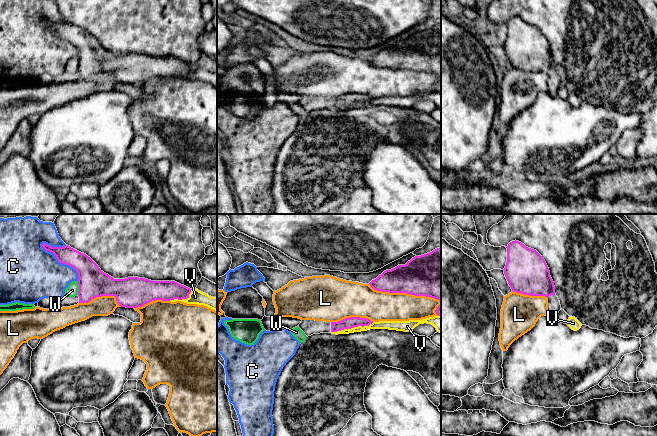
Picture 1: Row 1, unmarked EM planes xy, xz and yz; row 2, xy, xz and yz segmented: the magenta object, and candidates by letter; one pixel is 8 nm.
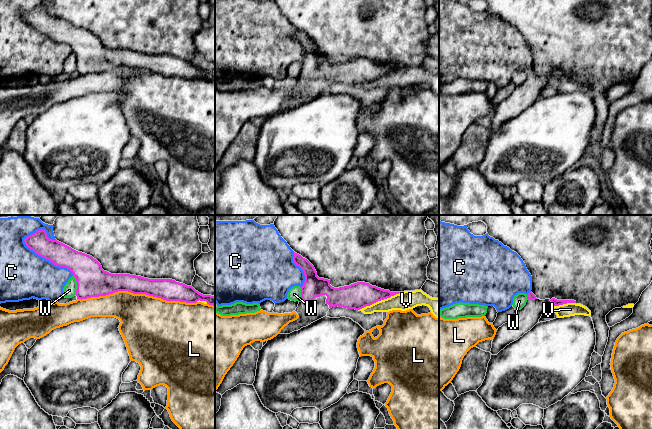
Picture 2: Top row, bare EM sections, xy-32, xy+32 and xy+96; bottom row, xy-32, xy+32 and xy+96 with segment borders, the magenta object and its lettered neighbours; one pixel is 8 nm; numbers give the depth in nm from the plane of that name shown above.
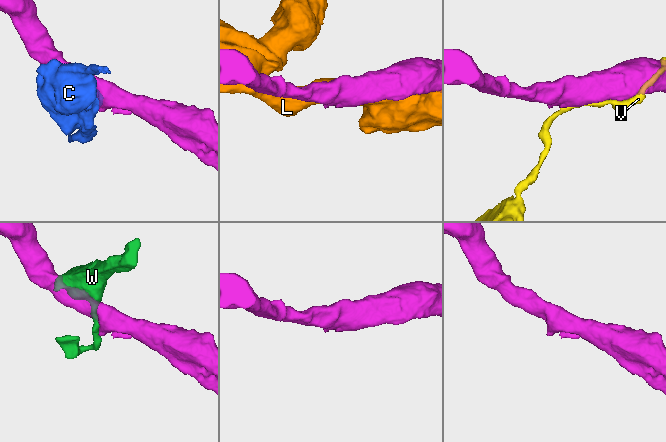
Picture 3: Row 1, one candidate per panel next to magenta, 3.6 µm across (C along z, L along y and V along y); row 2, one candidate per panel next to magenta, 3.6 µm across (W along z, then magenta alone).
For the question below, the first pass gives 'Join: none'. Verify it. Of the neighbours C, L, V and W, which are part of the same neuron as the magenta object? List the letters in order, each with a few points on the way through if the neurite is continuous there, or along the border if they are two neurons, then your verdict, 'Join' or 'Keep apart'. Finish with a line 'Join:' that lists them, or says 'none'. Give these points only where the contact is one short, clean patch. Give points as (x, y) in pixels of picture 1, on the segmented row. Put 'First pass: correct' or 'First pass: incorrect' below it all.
C: Keep apart
L: Keep apart
V: Keep apart
W: Keep apart
Join: none
First pass: correct

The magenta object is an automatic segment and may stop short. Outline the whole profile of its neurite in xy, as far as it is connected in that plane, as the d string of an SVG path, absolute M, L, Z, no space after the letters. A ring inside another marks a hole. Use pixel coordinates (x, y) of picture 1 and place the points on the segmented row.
M43 243L42 247L53 253L60 263L77 271L79 303L88 303L101 296L115 296L121 307L137 308L155 300L187 299L192 290L175 281L151 281L138 277L114 279L86 254L68 245L51 247Z

